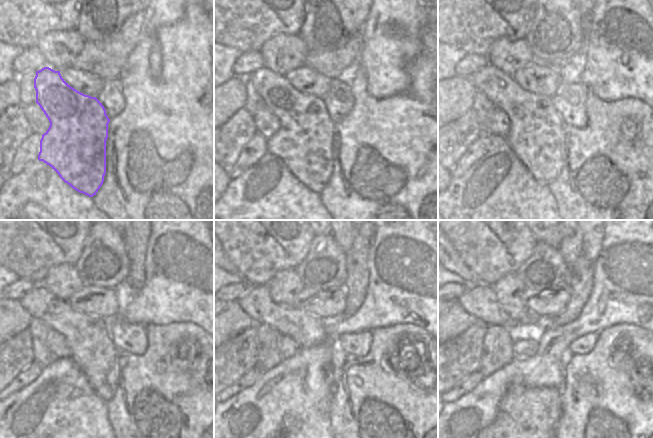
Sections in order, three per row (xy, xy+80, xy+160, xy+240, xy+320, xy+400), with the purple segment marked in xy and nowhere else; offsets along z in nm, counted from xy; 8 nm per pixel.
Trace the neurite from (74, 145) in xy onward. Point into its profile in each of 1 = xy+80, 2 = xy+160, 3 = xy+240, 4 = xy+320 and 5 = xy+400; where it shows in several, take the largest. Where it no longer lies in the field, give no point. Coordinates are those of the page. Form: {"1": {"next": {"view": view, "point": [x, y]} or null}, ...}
{"1": {"next": {"view": "xy+80", "point": [303, 142]}}, "2": {"next": {"view": "xy+160", "point": [536, 133]}}, "3": {"next": {"view": "xy+240", "point": [91, 348]}}, "4": {"next": {"view": "xy+320", "point": [308, 330]}}, "5": {"next": {"view": "xy+400", "point": [479, 300]}}}

